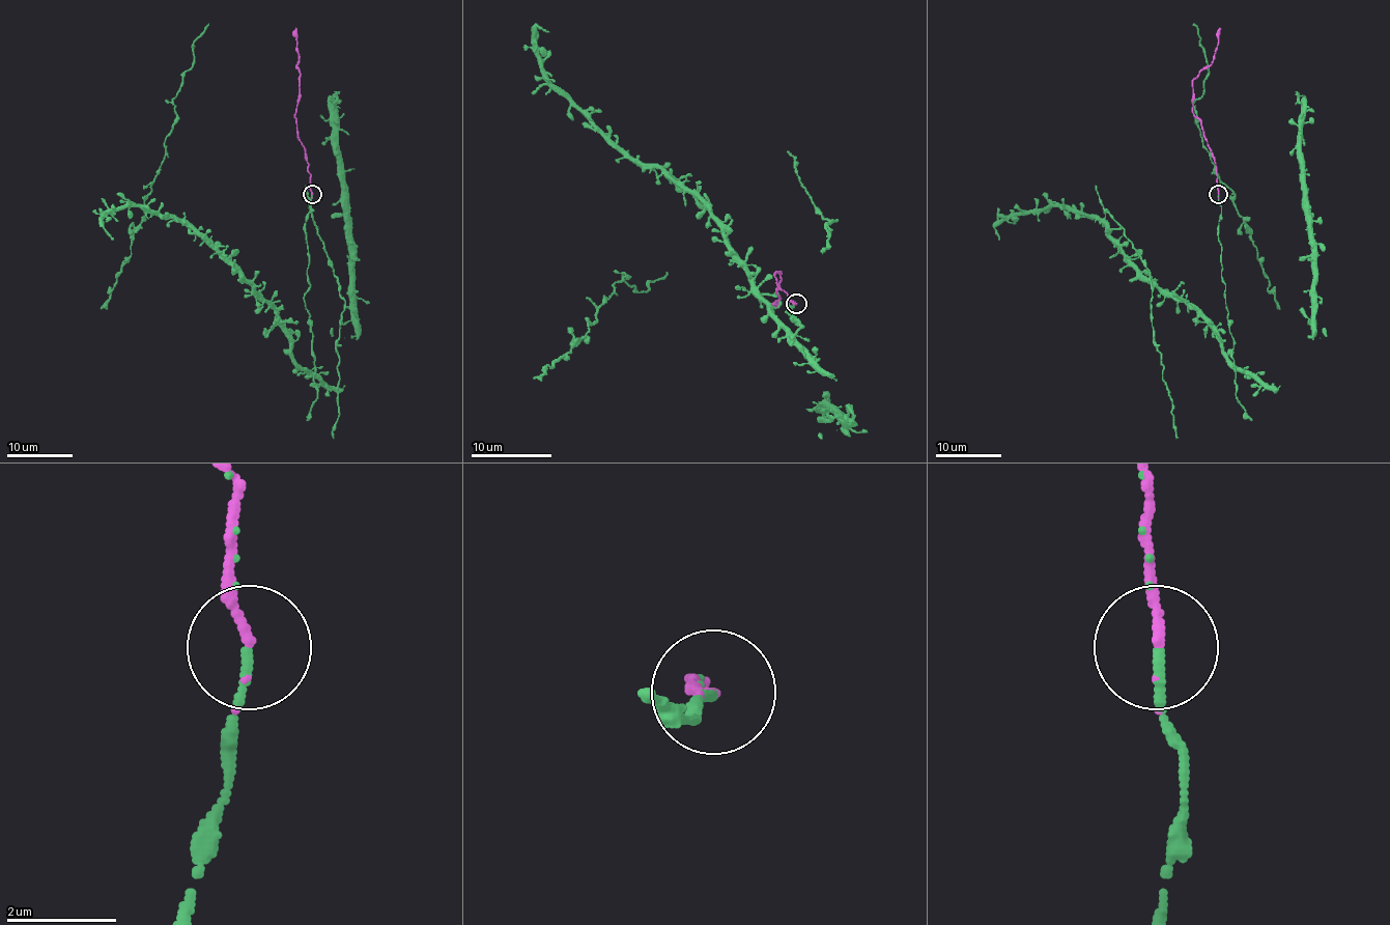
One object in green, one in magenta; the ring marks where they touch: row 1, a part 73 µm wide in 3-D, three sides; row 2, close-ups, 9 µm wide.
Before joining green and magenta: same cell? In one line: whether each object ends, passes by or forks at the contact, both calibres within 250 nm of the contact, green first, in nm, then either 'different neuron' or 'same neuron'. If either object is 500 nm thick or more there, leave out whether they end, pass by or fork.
green ends | magenta ends | 160/160 nm | same neuron

